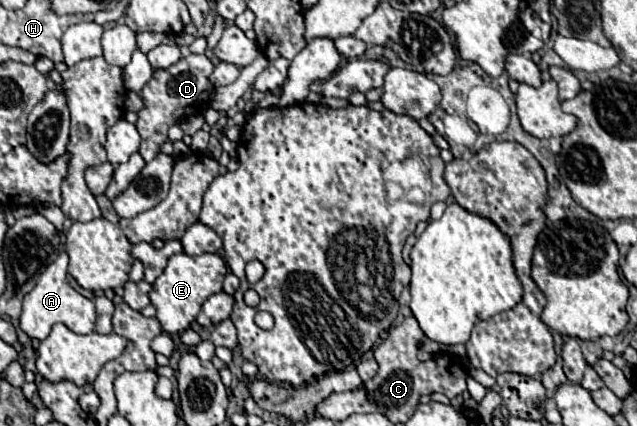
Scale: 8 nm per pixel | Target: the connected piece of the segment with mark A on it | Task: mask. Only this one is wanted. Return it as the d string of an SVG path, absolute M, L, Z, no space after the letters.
M59 254L59 258L41 274L35 288L23 300L23 314L19 318L21 330L29 338L43 340L51 332L51 326L61 322L75 334L91 334L95 330L95 304L93 300L85 298L77 290L73 290L67 282L67 254Z

